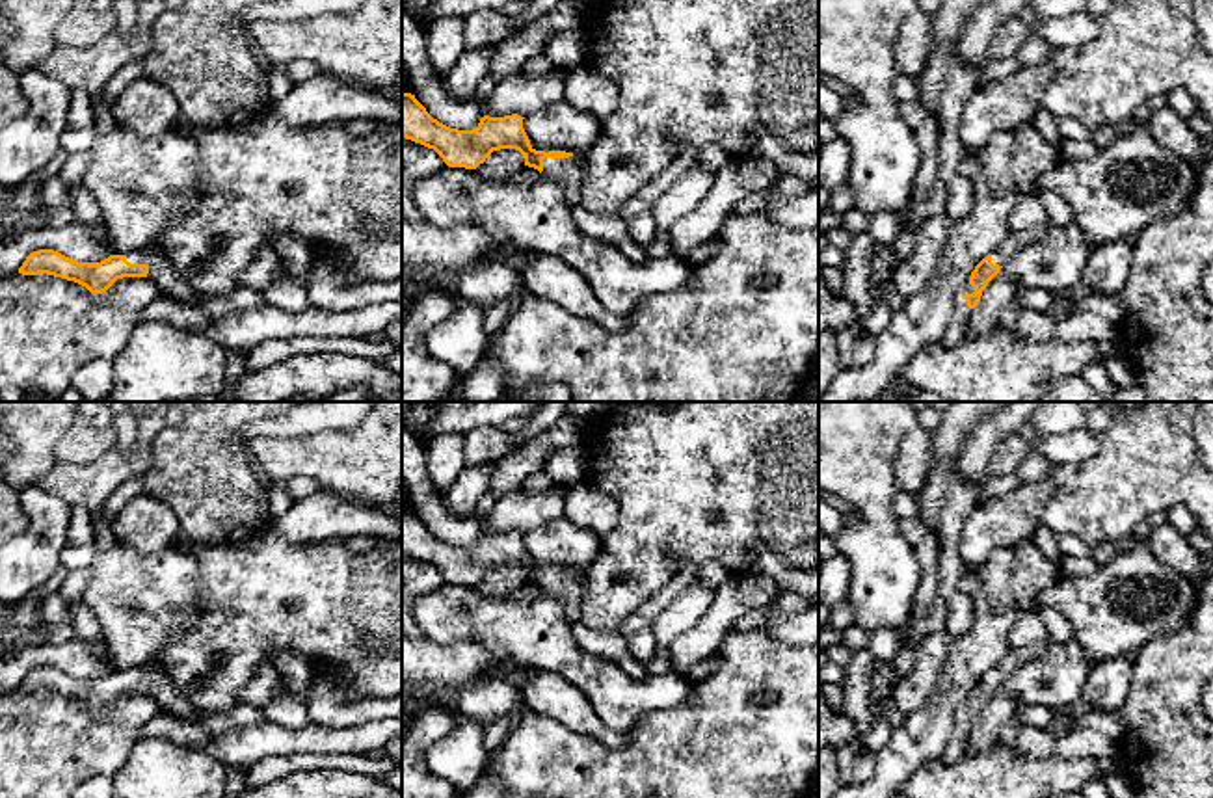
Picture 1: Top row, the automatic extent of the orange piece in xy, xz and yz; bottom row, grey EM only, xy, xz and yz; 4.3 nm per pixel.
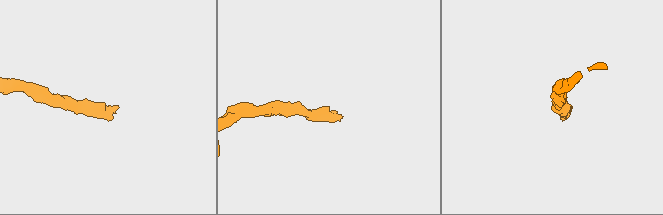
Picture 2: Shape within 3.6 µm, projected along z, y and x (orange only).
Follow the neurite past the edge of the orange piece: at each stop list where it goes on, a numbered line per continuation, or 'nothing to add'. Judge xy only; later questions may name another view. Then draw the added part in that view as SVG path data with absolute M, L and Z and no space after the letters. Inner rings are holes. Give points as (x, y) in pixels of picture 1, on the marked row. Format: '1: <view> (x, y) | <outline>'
1: xy (162, 274) | M132 251L127 253L130 264L147 264L151 279L160 296L177 301L197 301L201 298L173 268L171 260L162 251Z

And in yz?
1: yz (959, 326) | M966 285L966 288L956 298L956 309L953 313L953 318L947 326L945 335L938 342L940 346L953 348L967 335L973 309L967 307L967 303L962 296L973 294L973 292L975 292L973 286Z

